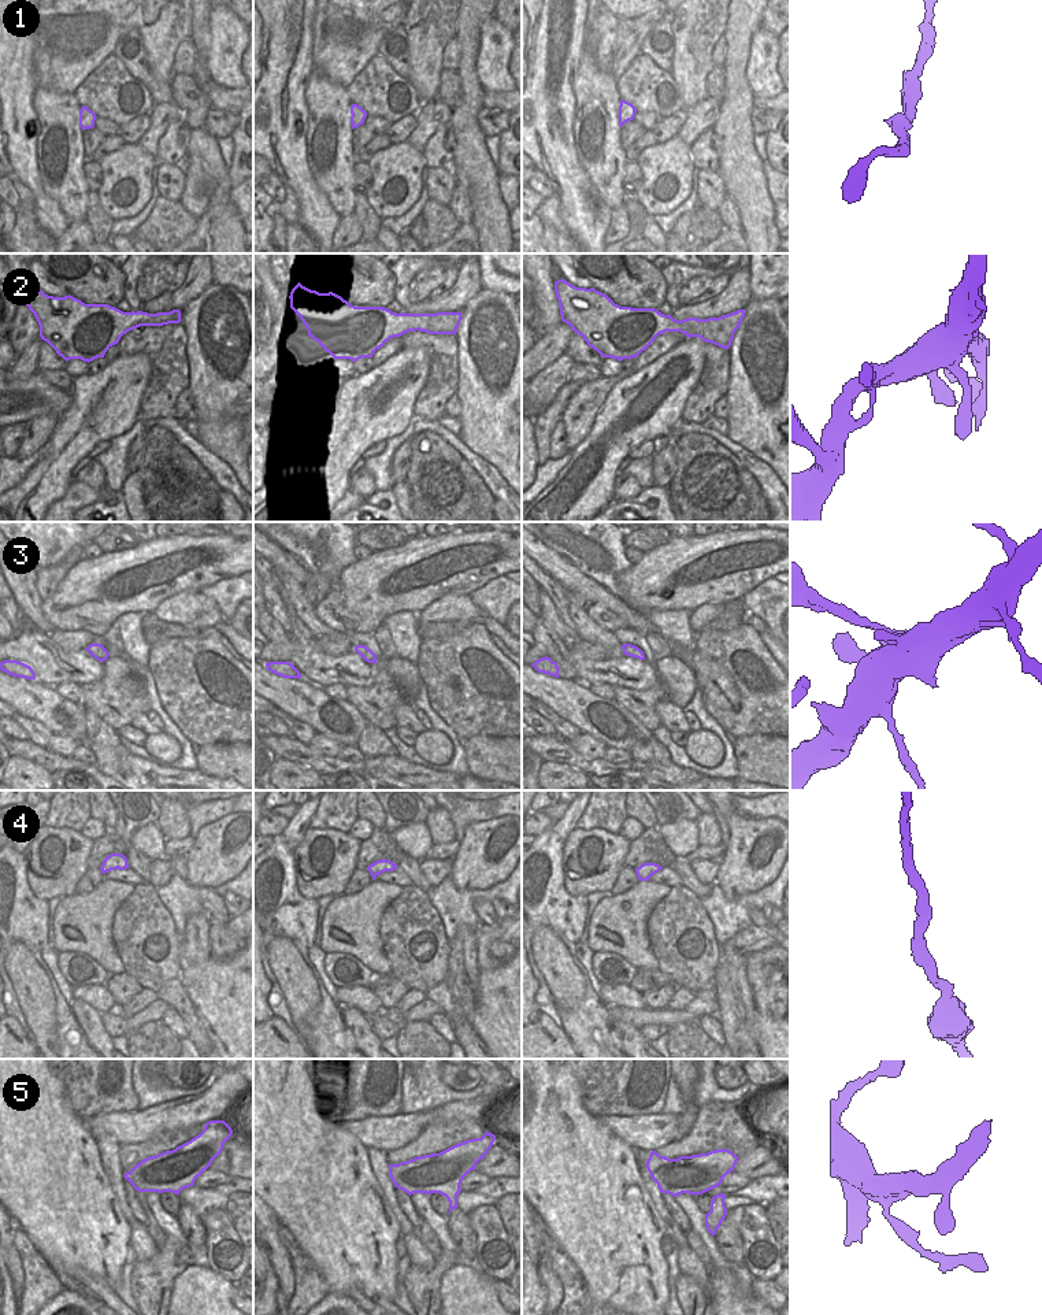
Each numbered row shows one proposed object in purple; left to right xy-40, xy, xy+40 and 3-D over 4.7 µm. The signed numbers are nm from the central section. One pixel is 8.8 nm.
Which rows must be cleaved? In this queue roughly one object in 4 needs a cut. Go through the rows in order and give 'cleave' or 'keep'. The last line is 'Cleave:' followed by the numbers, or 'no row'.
1: keep
2: keep
3: keep
4: keep
5: keep
Cleave: no row

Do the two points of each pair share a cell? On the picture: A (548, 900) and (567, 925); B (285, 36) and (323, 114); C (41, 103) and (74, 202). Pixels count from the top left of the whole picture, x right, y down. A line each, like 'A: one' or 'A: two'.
A: one
B: two
C: one

